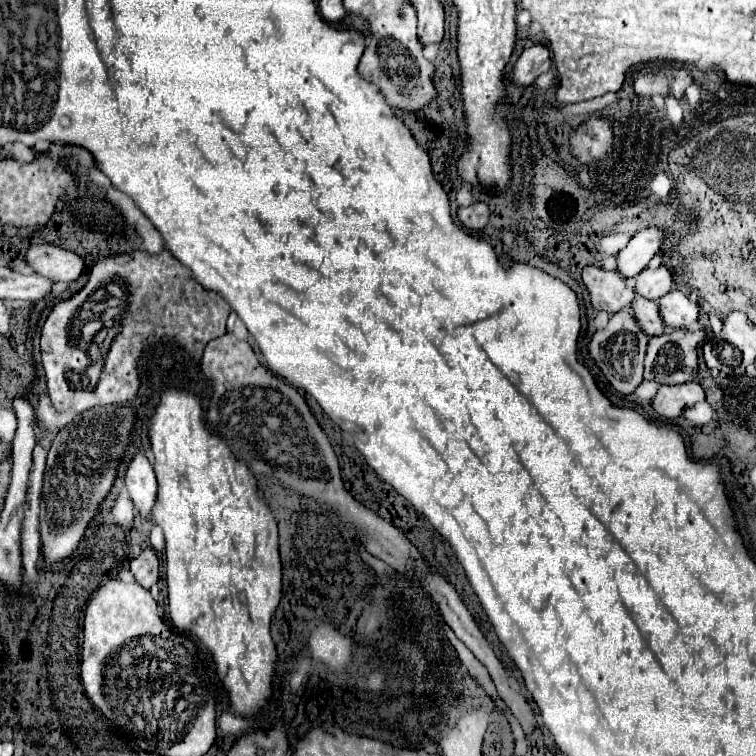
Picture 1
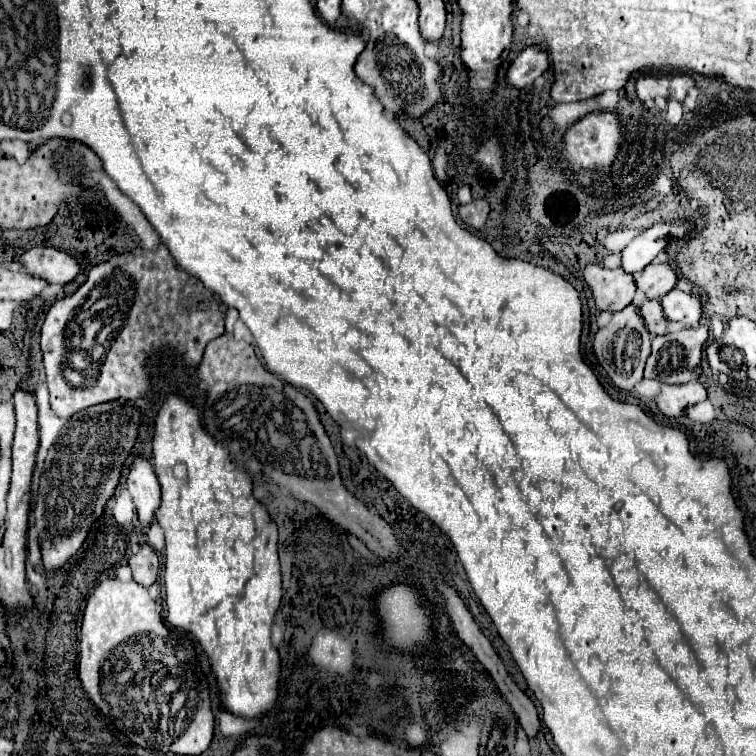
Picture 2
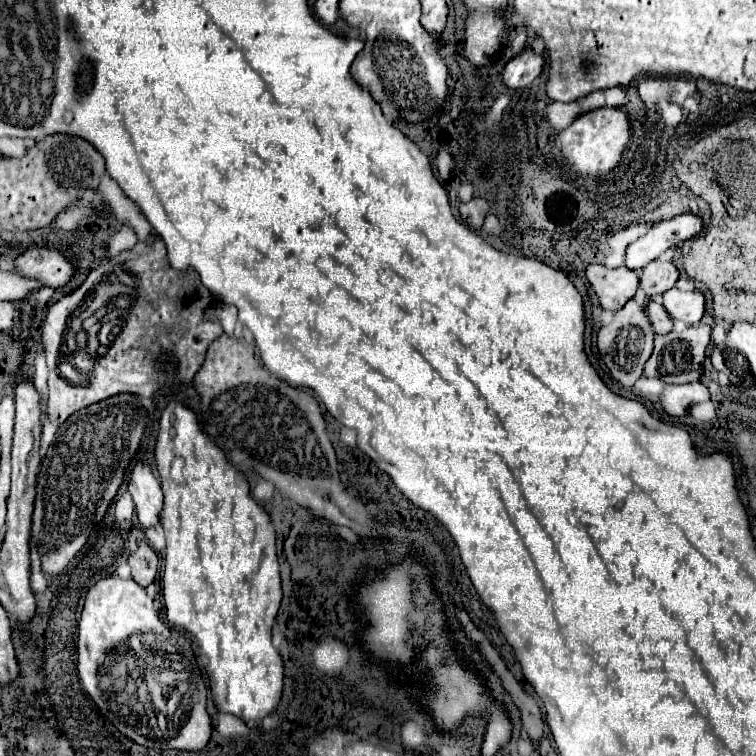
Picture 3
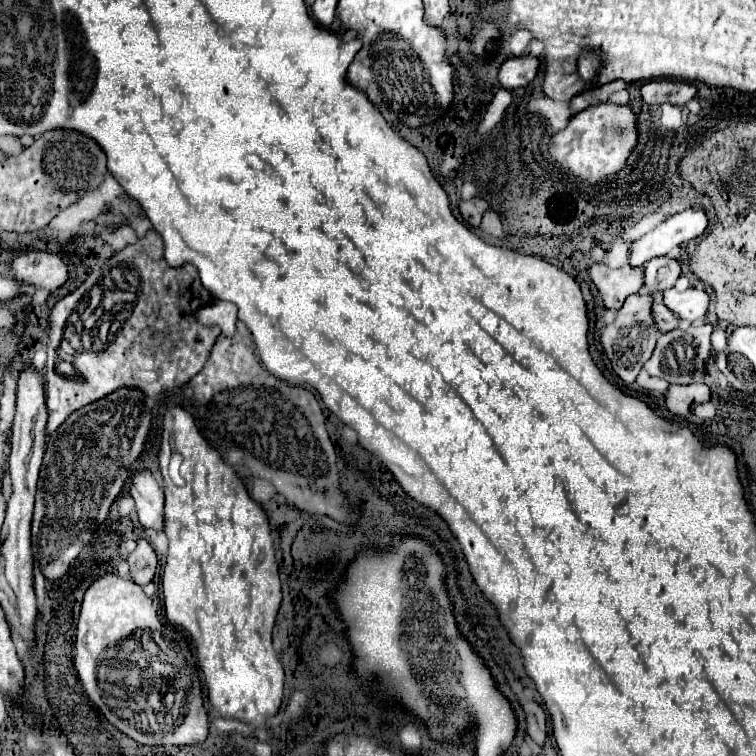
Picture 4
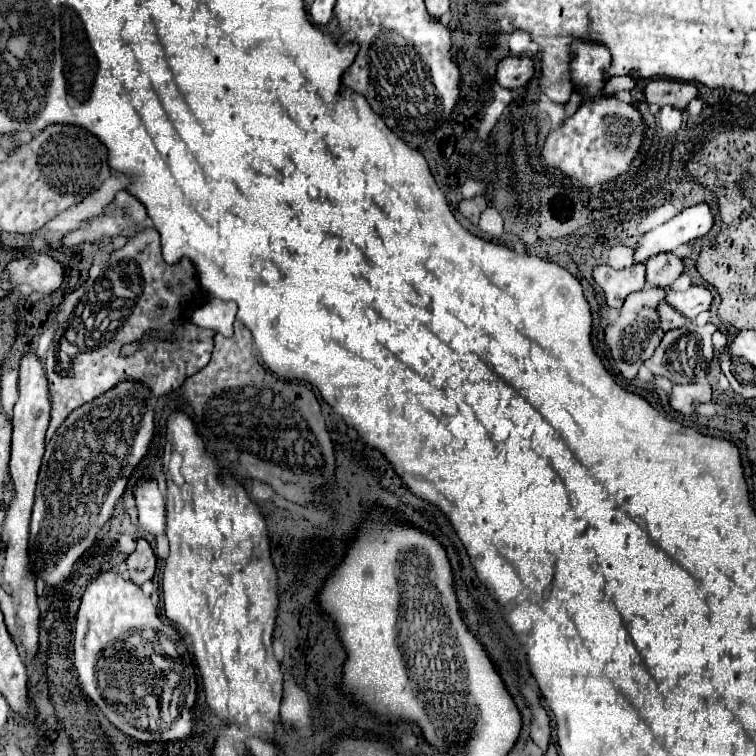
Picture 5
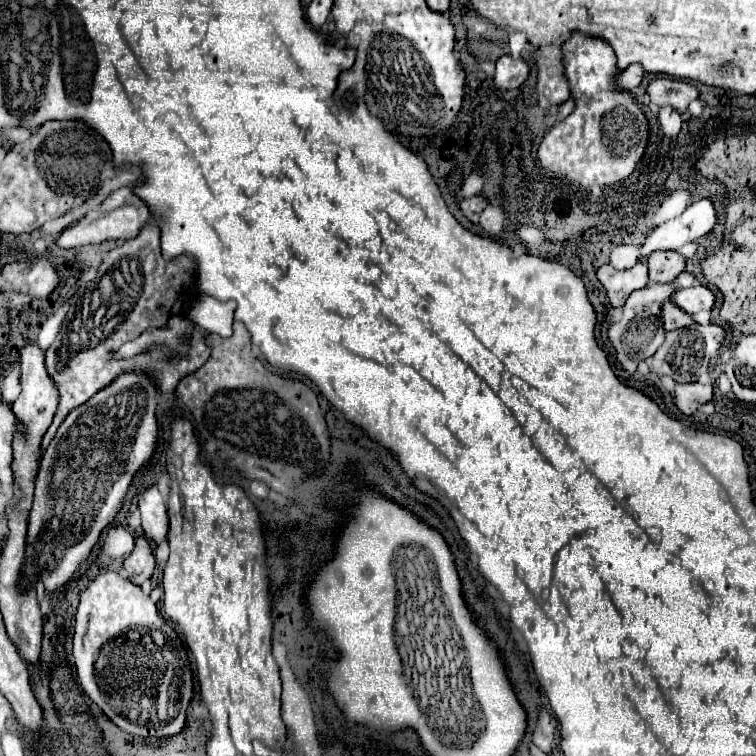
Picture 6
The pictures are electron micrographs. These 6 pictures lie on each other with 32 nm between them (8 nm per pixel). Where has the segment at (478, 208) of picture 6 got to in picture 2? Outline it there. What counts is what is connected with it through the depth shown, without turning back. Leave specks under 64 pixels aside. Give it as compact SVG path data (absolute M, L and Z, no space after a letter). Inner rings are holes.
M474 200L474 202L458 208L460 220L462 220L466 226L474 228L474 230L484 228L484 224L486 224L486 220L488 220L488 212L490 212L490 208L488 208L488 202L486 202L486 200Z

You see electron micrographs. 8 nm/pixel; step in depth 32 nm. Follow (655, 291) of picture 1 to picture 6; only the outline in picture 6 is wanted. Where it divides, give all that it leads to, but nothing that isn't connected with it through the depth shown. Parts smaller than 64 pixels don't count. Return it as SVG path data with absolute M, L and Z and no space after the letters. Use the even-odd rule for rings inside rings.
M654 252L648 258L648 282L668 284L672 282L686 266L686 258L676 252Z

